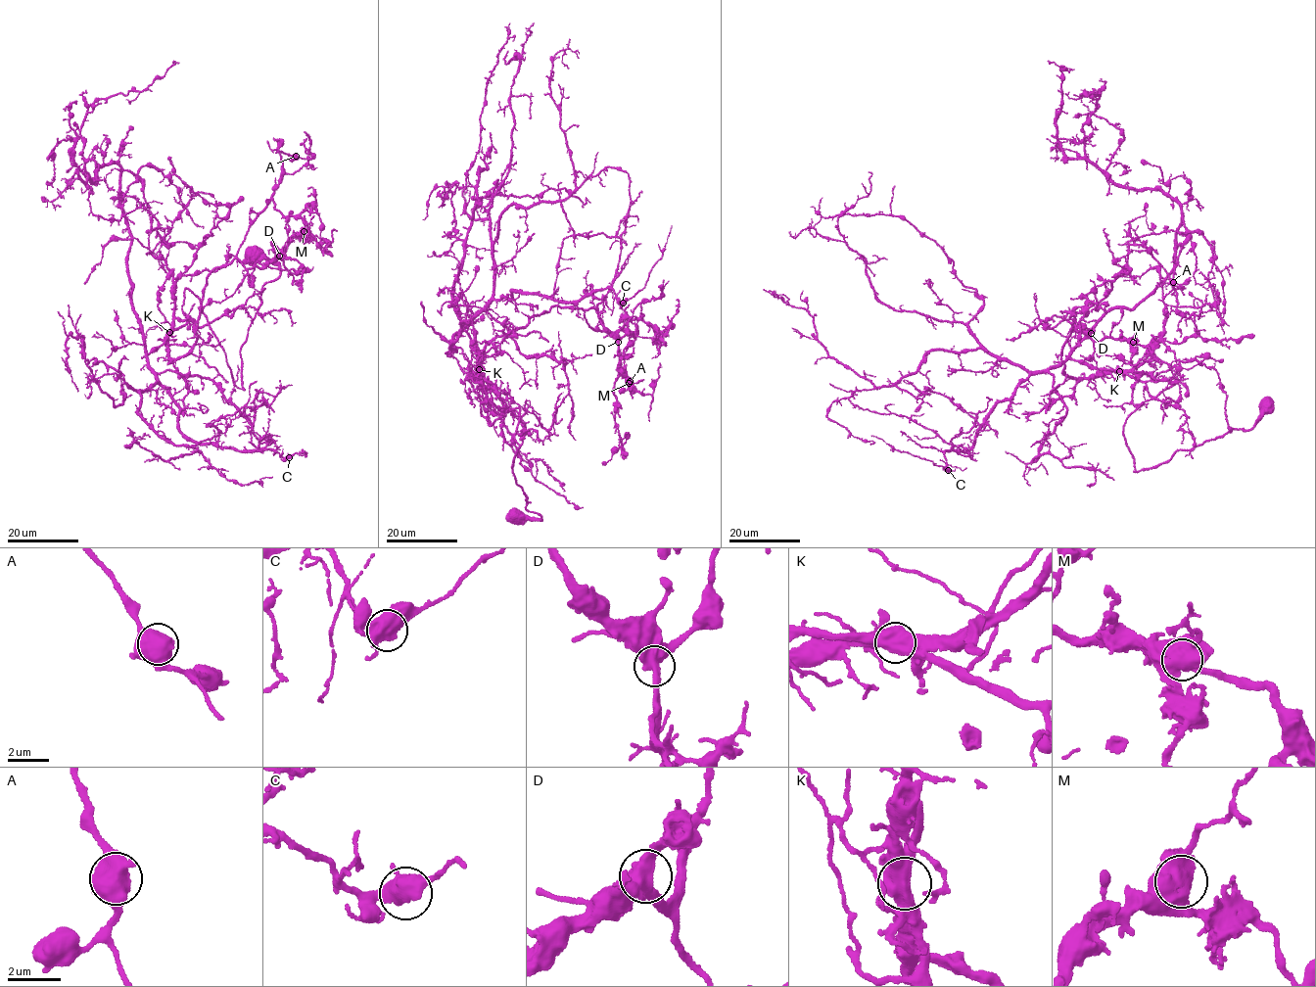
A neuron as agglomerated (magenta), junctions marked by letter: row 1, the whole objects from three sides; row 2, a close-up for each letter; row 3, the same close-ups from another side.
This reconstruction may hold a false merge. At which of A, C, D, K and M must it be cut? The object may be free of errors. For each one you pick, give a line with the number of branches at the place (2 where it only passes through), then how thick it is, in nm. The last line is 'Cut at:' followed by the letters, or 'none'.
K: 3 branches meet; 600 nm thick
Cut at: K

